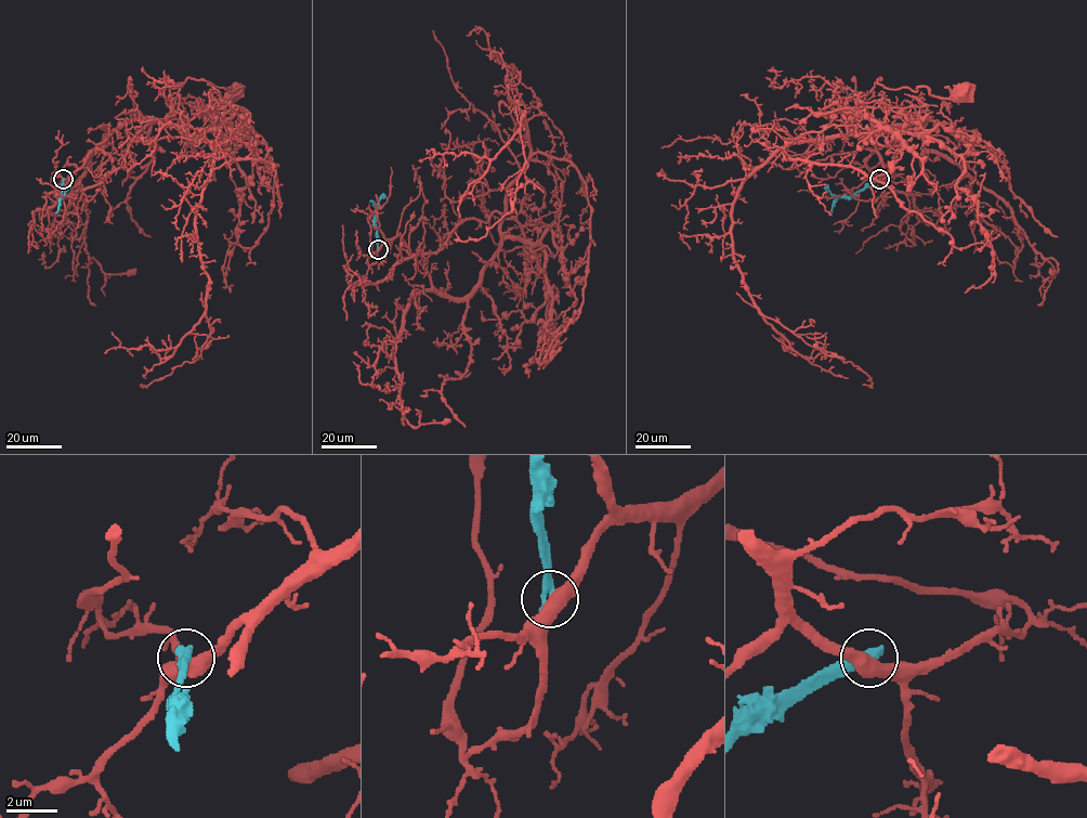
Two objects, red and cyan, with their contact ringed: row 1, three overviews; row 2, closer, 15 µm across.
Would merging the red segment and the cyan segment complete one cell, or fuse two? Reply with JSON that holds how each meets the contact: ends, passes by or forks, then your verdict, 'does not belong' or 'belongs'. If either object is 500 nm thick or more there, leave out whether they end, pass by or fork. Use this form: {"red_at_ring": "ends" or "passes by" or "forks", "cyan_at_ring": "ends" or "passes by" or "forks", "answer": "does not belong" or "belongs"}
{"answer": "does not belong"}

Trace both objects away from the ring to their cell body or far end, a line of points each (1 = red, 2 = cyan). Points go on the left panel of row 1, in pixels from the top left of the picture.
1: (64, 179), (122, 124), (153, 118), (186, 134), (174, 107), (187, 78), (244, 87), (232, 94)
2: (63, 179), (62, 197), (71, 184)

